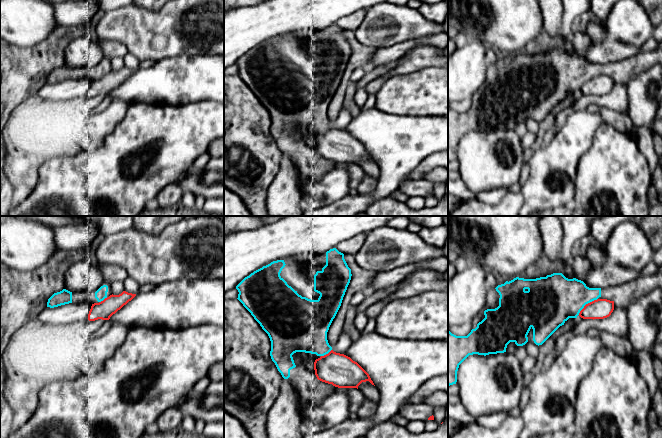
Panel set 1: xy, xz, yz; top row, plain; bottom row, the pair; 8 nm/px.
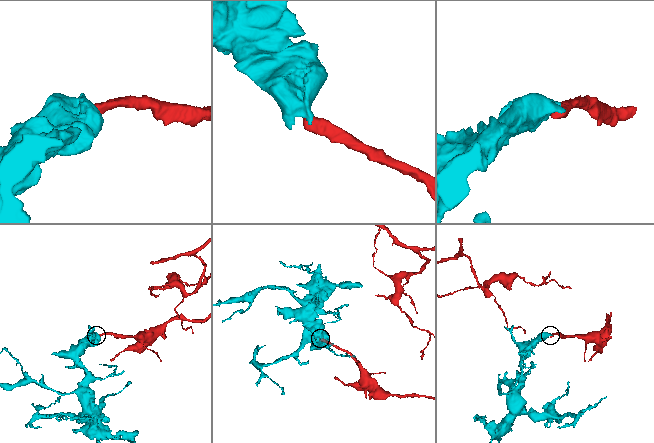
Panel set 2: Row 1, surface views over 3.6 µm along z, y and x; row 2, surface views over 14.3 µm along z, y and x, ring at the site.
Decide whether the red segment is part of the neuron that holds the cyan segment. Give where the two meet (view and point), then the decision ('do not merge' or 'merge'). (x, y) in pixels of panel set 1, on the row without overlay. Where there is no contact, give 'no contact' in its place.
contact yz (586, 79); do not merge

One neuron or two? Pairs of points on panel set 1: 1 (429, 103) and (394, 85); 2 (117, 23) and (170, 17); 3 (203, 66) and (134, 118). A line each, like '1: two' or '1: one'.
1: one
2: one
3: two

